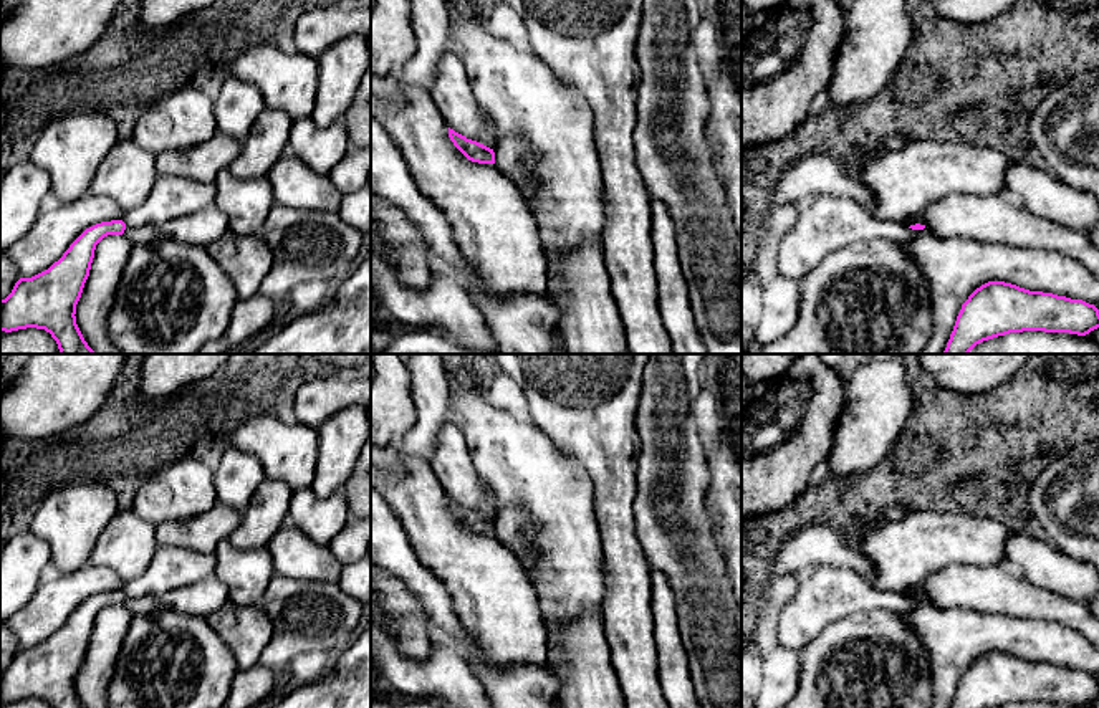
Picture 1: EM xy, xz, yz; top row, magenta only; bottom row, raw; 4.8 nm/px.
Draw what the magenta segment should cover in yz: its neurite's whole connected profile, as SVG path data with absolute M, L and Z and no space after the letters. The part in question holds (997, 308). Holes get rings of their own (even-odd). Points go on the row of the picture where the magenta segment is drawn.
M988 281L962 304L943 354L968 354L977 344L1023 331L1086 336L1099 328L1099 309L1082 299Z

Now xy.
M122 220L96 223L48 270L20 278L12 293L0 299L0 331L45 329L56 341L60 354L96 354L76 324L76 304L89 276L96 245L124 230Z

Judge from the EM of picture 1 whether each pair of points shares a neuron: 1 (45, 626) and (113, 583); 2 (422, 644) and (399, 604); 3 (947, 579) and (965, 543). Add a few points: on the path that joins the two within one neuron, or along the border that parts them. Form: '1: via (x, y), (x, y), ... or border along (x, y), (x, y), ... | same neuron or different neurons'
1: via (60, 607), (85, 583), (95, 583) | same neuron
2: via (412, 634), (404, 614) | same neuron
3: border along (992, 566), (947, 564), (929, 573), (919, 583) | different neurons

